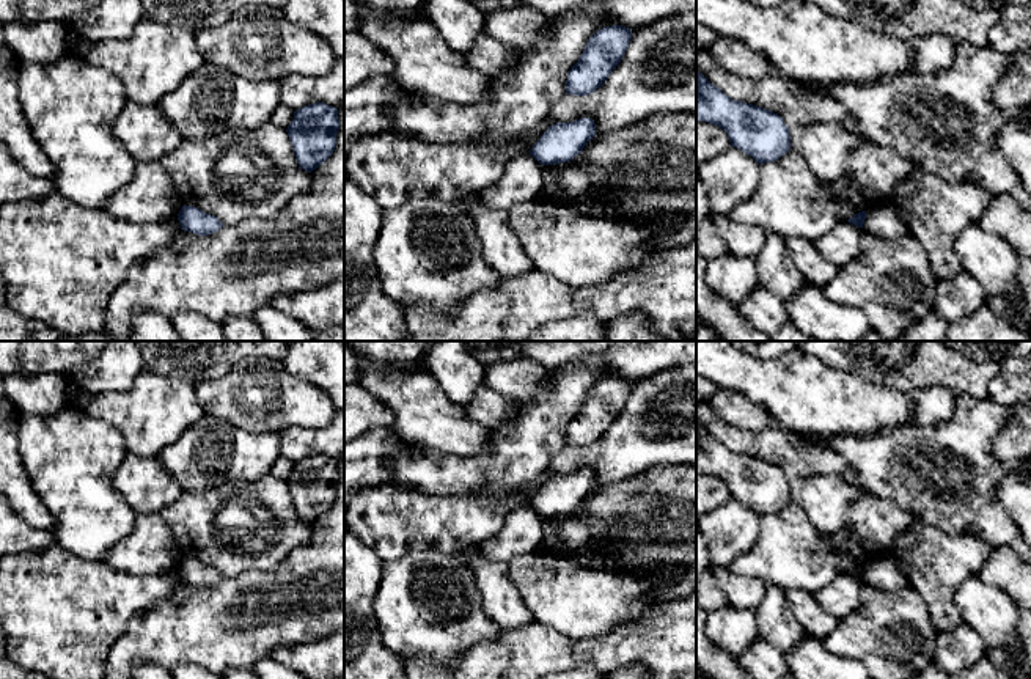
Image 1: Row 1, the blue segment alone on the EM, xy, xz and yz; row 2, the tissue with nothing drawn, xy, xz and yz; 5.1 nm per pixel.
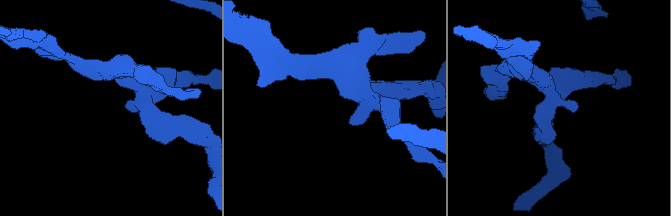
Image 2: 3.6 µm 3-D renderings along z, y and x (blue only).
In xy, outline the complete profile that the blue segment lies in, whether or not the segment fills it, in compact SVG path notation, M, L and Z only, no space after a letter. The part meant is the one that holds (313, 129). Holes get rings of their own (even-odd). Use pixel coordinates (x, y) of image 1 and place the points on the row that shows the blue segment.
M324 102L294 112L286 132L302 170L311 173L333 154L338 129L338 108Z

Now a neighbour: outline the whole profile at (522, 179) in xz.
M527 154L512 159L501 178L479 195L490 209L508 211L520 203L538 200L542 184L541 163Z

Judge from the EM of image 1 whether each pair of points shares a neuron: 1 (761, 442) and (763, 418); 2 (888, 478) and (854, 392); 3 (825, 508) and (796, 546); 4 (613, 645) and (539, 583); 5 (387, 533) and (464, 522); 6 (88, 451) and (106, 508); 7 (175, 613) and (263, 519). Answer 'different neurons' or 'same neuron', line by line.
1: different neurons
2: different neurons
3: different neurons
4: different neurons
5: same neuron
6: same neuron
7: different neurons

